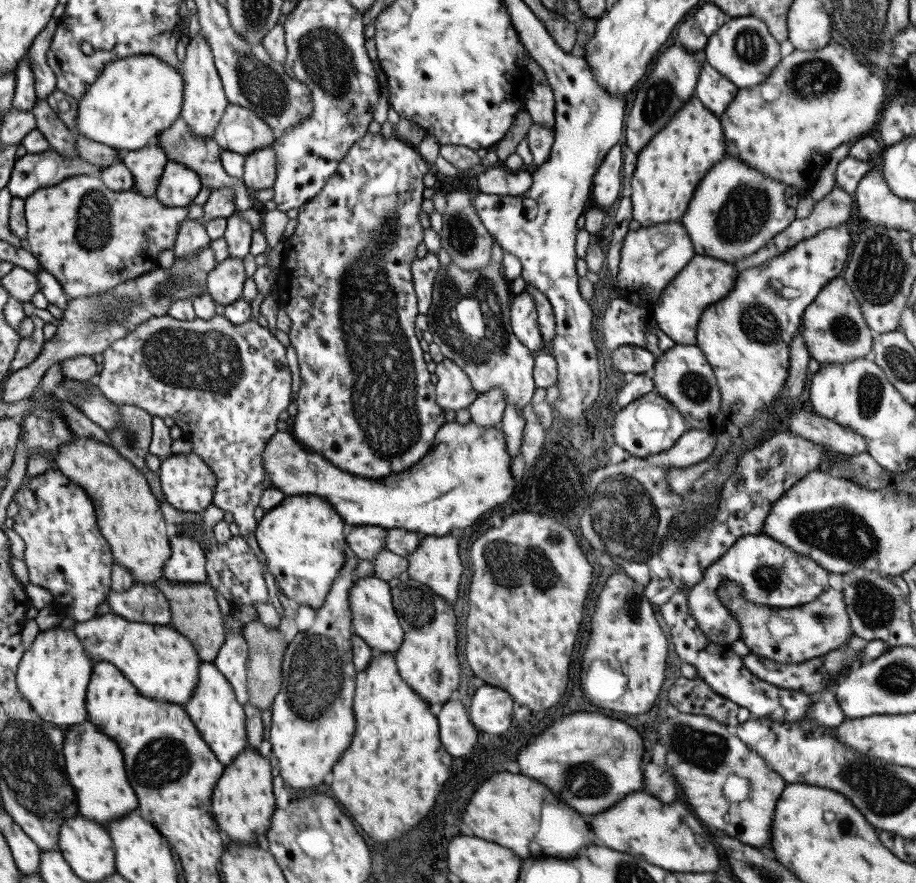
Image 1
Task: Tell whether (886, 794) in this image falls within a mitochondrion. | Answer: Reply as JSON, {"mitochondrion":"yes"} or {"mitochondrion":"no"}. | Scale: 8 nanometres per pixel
{"mitochondrion":"yes"}

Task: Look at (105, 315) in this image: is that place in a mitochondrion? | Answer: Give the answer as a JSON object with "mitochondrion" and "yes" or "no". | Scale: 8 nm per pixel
{"mitochondrion":"yes"}

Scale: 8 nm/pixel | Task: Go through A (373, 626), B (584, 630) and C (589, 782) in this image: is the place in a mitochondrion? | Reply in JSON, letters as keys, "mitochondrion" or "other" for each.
{"A":"other","B":"other","C":"mitochondrion"}

